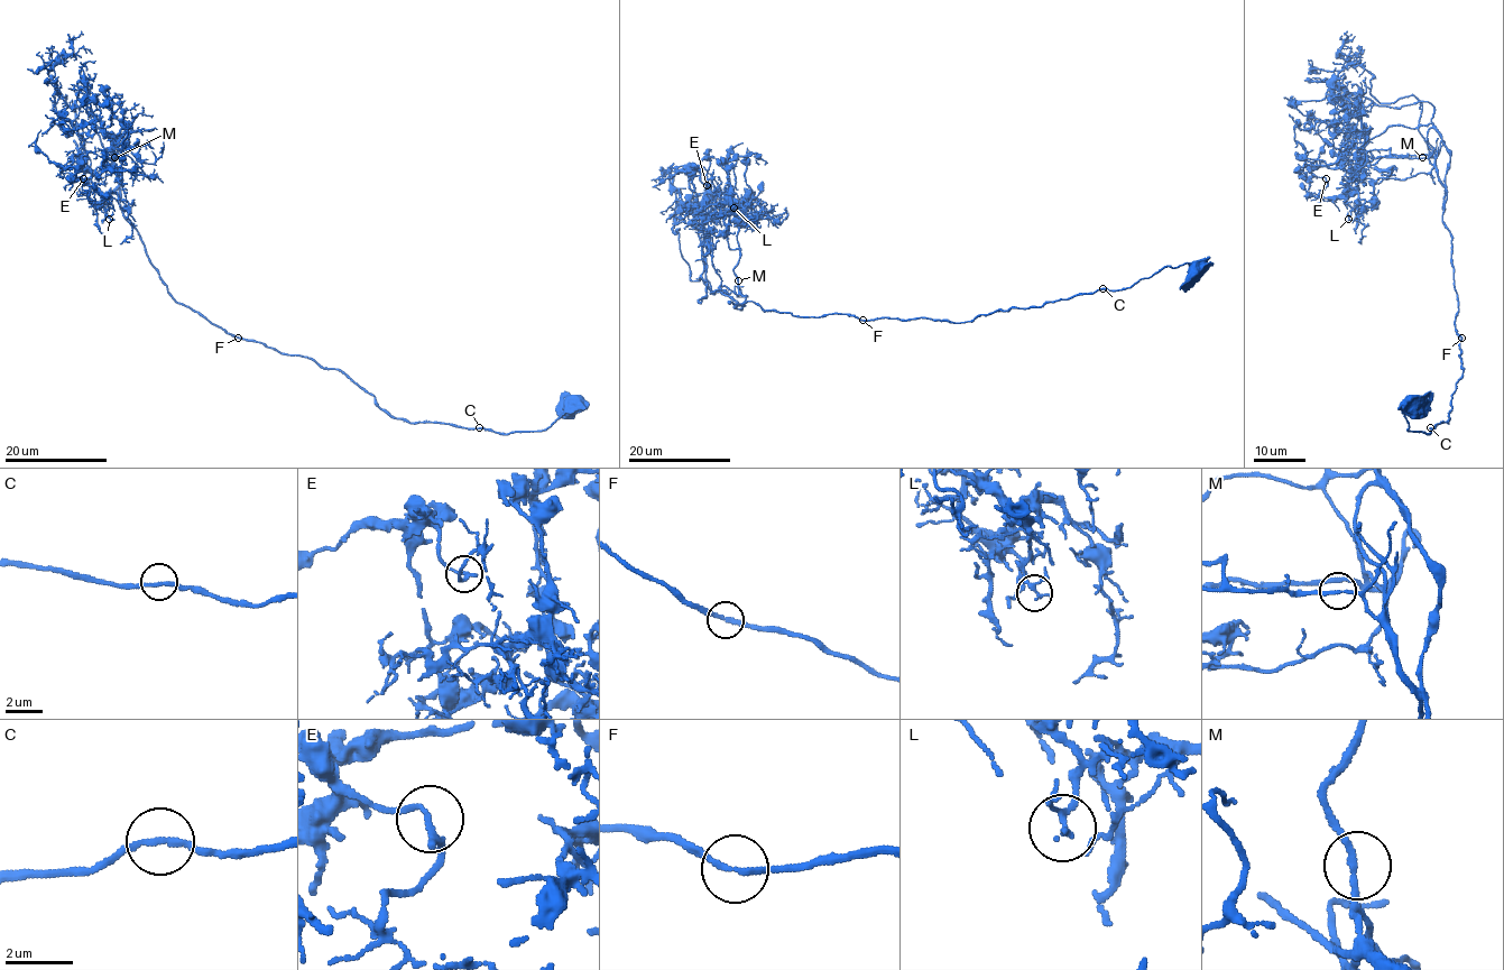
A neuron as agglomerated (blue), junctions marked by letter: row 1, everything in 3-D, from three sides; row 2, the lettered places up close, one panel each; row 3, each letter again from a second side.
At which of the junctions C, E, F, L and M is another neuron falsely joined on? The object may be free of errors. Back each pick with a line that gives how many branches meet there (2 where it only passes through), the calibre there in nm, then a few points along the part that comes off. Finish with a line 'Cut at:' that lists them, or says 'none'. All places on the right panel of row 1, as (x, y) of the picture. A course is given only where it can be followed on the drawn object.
Cut at: none

